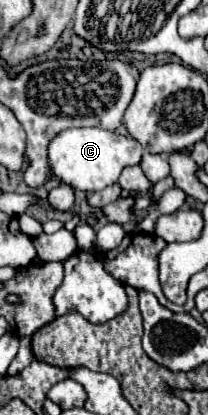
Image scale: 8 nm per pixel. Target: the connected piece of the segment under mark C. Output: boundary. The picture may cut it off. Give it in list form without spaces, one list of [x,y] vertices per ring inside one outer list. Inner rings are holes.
[[[68,128],[62,130],[48,146],[48,166],[52,176],[74,190],[96,192],[118,182],[122,168],[140,164],[144,148],[134,140],[104,128]]]

